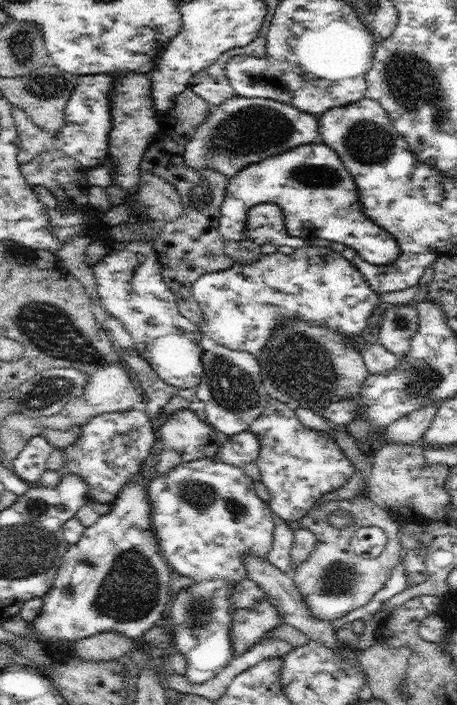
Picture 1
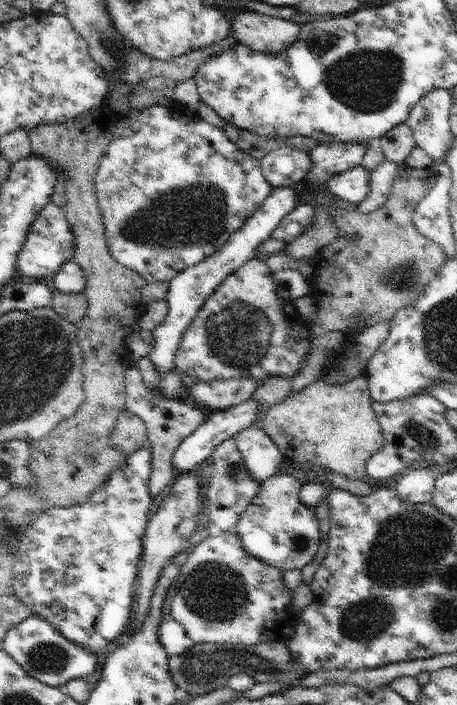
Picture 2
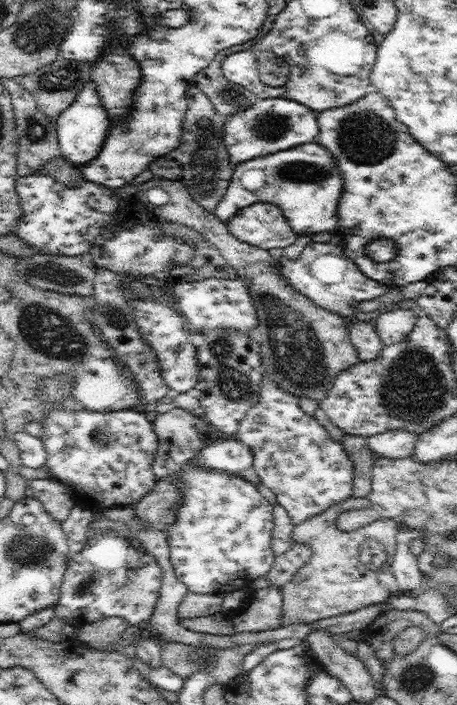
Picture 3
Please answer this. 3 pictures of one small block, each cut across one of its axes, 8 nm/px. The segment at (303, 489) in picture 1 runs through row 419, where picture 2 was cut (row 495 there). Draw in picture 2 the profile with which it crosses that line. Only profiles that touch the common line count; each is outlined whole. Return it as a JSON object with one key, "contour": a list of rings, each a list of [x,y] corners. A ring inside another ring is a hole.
{"contour":[[[276,473],[263,482],[258,490],[258,494],[250,500],[246,510],[242,512],[242,518],[235,526],[236,534],[240,537],[245,551],[250,556],[268,563],[272,567],[279,568],[281,571],[301,570],[309,566],[310,562],[318,552],[318,545],[321,540],[320,522],[314,508],[308,508],[300,500],[300,490],[304,483],[302,480],[292,475]]]}

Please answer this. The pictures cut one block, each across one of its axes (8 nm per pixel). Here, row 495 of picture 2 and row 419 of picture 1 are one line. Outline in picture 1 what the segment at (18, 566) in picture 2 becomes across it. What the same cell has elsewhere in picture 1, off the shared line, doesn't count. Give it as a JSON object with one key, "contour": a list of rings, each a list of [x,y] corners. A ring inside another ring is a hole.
{"contour":[[[133,408],[122,412],[109,411],[90,418],[90,422],[80,427],[78,442],[64,448],[62,473],[70,472],[80,476],[88,486],[90,500],[110,505],[126,482],[139,474],[142,464],[150,456],[156,441],[151,419],[146,411]]]}

